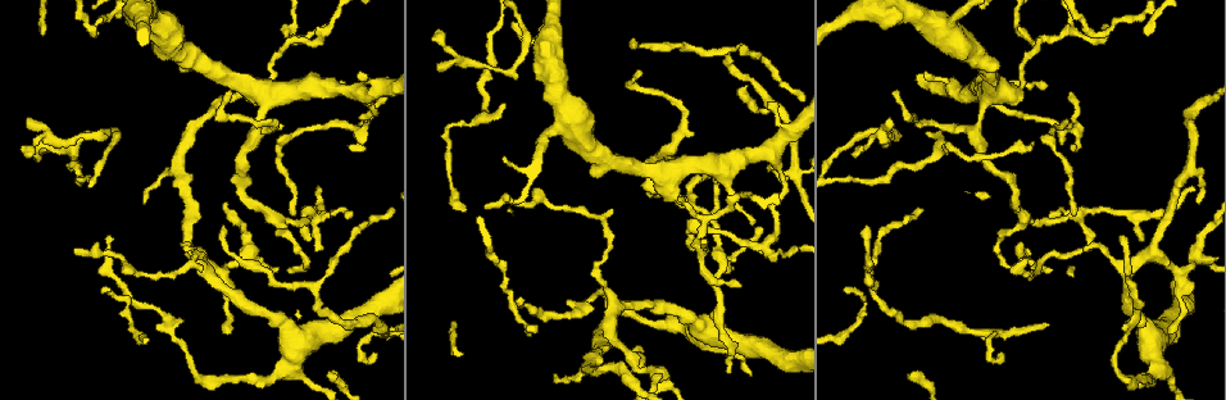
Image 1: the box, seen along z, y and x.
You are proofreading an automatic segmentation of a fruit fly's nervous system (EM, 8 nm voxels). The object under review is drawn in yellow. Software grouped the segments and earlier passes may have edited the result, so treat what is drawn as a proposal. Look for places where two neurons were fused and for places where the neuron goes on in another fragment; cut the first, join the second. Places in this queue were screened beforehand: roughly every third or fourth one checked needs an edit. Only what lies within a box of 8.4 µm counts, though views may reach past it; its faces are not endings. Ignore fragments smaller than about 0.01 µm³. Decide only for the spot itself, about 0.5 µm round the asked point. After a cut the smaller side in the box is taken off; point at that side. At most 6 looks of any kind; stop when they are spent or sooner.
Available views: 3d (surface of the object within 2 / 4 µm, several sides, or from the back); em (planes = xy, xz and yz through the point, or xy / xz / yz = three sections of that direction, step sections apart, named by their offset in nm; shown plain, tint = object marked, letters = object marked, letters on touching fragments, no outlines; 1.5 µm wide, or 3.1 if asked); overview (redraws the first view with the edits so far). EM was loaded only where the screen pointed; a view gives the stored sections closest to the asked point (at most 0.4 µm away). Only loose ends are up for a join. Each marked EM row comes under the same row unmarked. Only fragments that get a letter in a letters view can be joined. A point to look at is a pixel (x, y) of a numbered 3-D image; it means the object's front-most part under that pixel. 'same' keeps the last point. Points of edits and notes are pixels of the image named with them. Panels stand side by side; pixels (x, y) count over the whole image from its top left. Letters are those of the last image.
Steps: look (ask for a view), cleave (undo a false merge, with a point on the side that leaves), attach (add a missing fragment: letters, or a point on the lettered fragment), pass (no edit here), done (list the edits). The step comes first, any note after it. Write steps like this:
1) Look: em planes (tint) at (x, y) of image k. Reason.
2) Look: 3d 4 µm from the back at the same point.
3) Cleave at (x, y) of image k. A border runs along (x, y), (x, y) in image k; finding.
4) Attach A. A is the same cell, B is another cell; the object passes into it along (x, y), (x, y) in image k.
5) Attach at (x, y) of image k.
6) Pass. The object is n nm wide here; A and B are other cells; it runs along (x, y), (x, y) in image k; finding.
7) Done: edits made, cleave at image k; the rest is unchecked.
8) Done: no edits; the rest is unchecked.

Look: 3d 2 µm at (505, 104) of image 1. Tapers out.

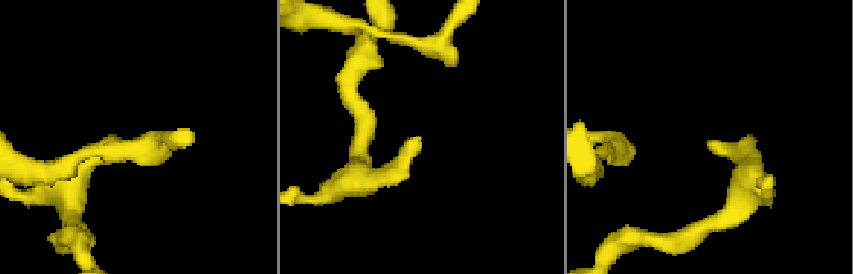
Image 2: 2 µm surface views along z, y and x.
Look: em planes (letters) at (712, 140) of image 2.

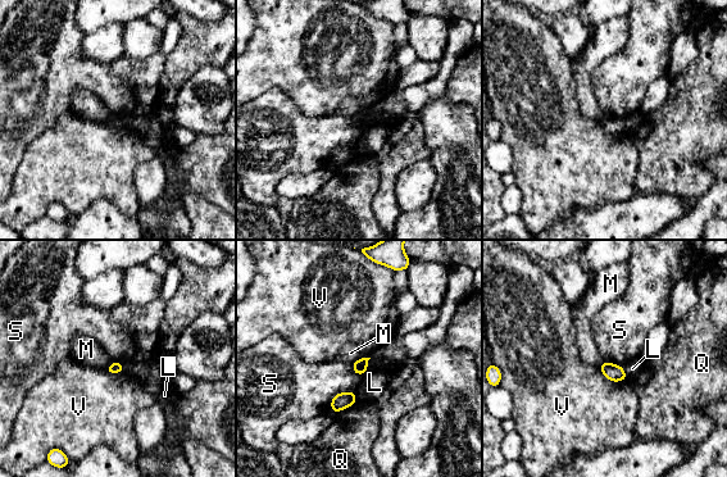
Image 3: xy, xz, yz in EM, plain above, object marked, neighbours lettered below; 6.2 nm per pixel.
Pass. L, M, Q, S and V are other cells; a border runs along (354, 389), (337, 393), (330, 409) in image 3; no lettered fragment goes on from it.

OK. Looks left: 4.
Look: em planes (letters) at (108, 235) of image 1. An open end.

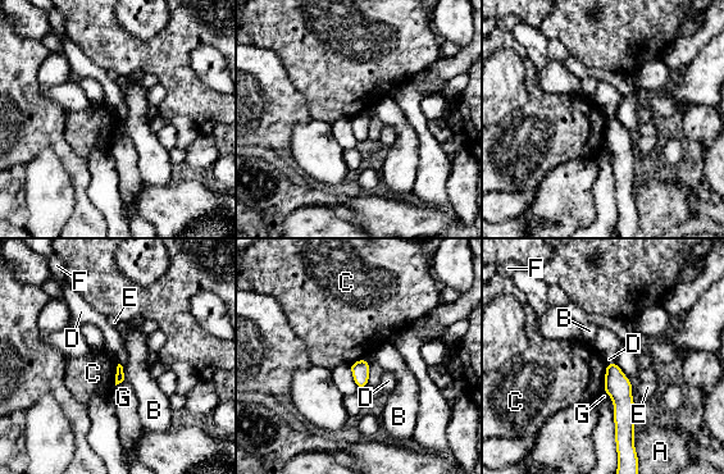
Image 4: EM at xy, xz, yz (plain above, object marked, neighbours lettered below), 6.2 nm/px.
Pass. A, B, C, D, E, F and G are other cells; it runs along (609, 367), (622, 396), (619, 437) in image 4; no lettered fragment goes on from it.

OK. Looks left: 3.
Look: em xy step 4 (tint) at (258, 380) of image 1. Calibre changes.

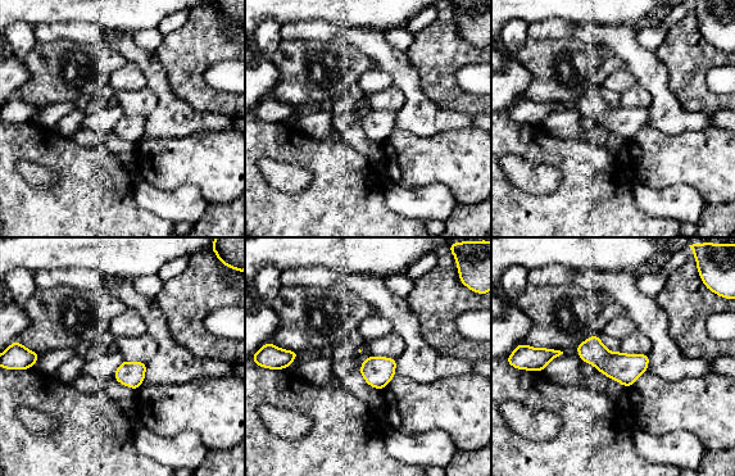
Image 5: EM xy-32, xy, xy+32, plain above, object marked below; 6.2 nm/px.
Look: em xy step 4 (letters) at the same point. See the neighbours.

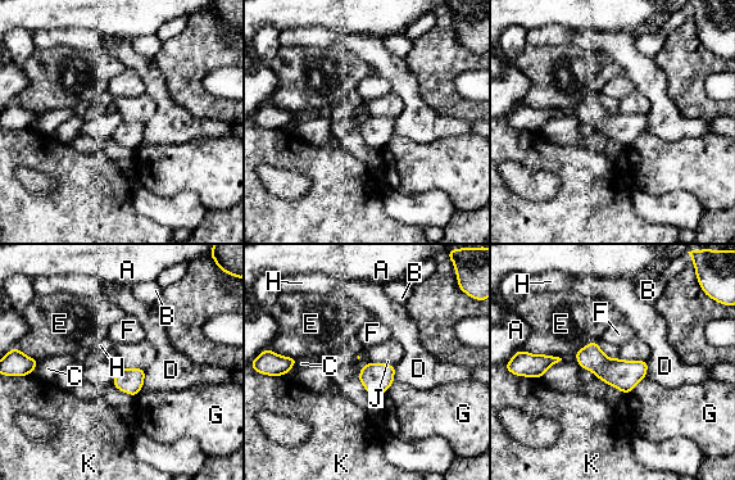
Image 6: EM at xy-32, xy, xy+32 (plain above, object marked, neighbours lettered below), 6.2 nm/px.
Pass. A, B, C, D, E, F, G, H, J and K are other cells; a border runs along (595, 342), (606, 354), (617, 358) in image 6; continuous, no second neuron.

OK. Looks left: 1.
Done: no edits; the rest is unchecked.

